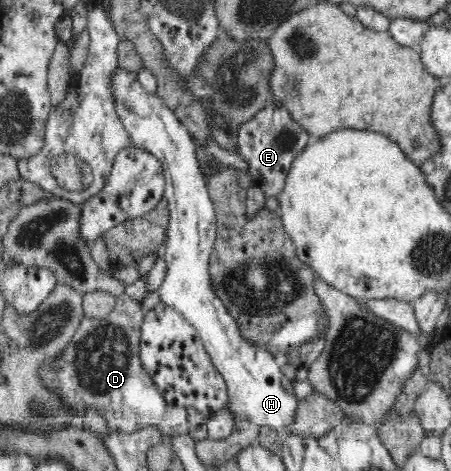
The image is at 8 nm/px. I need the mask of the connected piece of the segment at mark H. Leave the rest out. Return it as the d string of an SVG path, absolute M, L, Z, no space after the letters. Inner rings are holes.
M118 68L111 77L113 83L113 97L117 114L122 120L126 131L129 133L132 146L144 148L153 156L160 159L165 179L164 197L168 201L170 219L167 228L166 251L164 254L167 272L157 293L162 297L166 305L178 309L178 311L196 328L196 332L206 348L216 370L223 376L227 383L228 402L226 408L237 421L248 421L250 425L257 428L269 426L274 429L284 429L295 421L299 401L295 397L295 389L290 379L282 374L280 367L276 364L274 356L264 347L256 343L250 343L244 335L240 334L240 327L227 307L220 302L220 298L212 290L212 282L208 271L208 261L212 247L215 247L217 235L217 221L215 207L209 198L207 183L204 180L198 155L196 154L196 143L194 137L187 131L182 121L156 94L146 91L134 72L128 72Z

